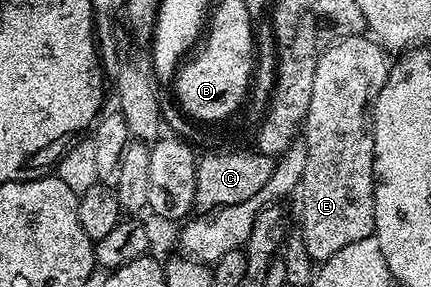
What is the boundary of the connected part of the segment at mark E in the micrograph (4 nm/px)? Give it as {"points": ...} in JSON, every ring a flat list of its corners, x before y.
{"points":[[362,33,360,35,352,35,346,39,339,39,331,44,319,57,319,65,315,65,315,81,313,82,313,92,311,93,311,105,307,109,303,124,303,142,307,149,307,166,303,168,303,177,301,178,301,186,299,188,299,196,301,195,301,224,299,224,299,230,303,241,307,245,307,253,315,261,324,261,335,257,335,253,339,253,339,249,347,249,347,245,355,245,355,241,363,241,374,234,373,188,375,186,375,176,373,173,371,112,373,110,373,102,377,100,377,95,383,89,383,85,389,76,391,63,390,60,385,60,385,57,387,57,386,49,375,38]]}

